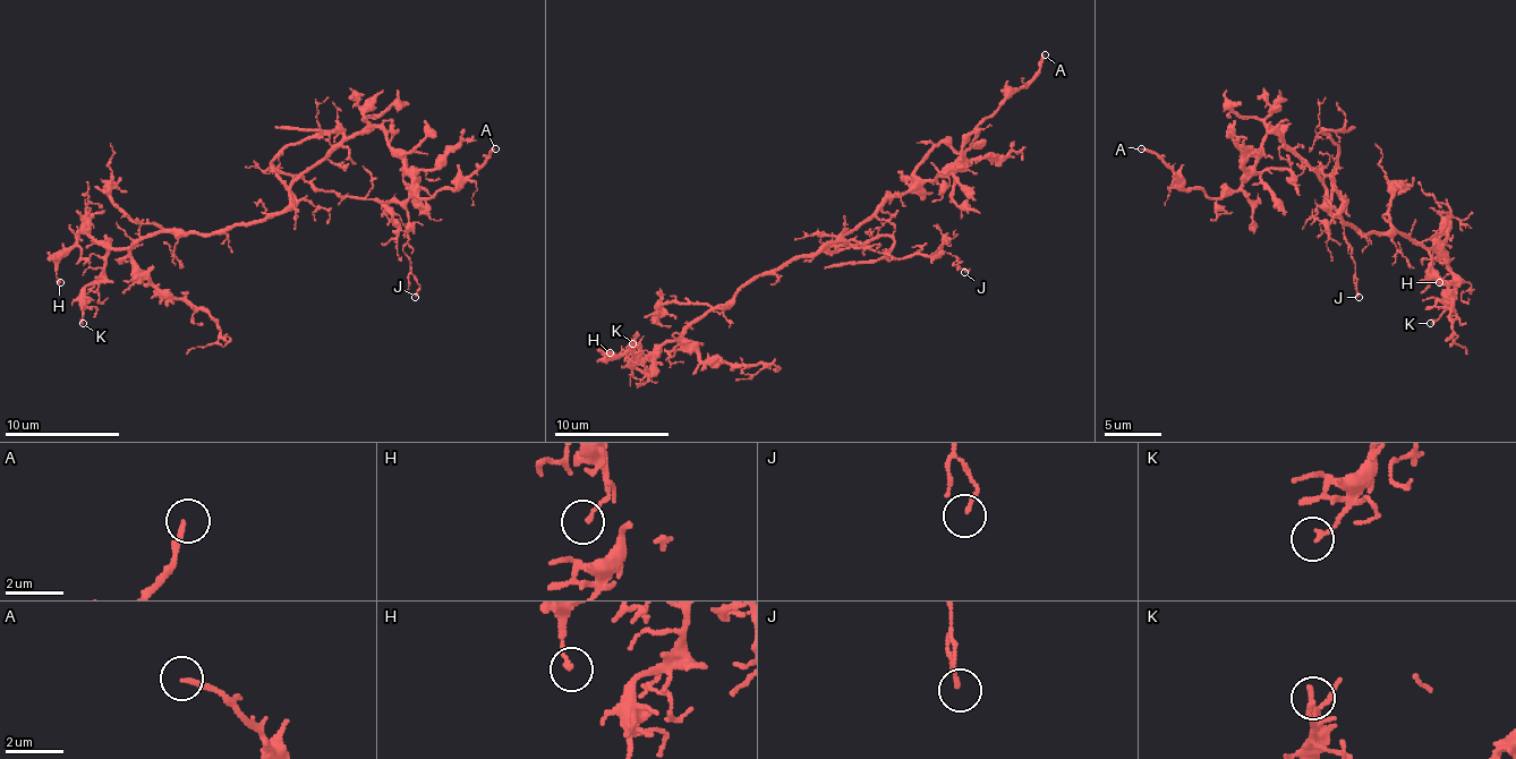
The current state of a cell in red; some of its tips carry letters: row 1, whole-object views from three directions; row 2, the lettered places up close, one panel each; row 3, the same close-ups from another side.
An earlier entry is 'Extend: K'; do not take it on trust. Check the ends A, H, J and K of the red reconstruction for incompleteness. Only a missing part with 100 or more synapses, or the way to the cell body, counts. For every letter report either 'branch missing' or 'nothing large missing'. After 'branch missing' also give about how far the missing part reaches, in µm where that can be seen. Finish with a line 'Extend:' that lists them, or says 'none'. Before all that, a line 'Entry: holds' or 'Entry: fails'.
Entry: fails
A: nothing large missing
H: nothing large missing
J: nothing large missing
K: nothing large missing
Extend: none

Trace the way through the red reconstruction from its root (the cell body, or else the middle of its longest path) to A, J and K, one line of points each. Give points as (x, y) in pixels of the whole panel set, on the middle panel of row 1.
A: (829, 244), (867, 221), (889, 197), (944, 178), (961, 160), (961, 143), (1033, 77), (1045, 54)
J: (829, 244), (844, 238), (893, 257), (950, 252), (955, 257), (953, 263), (968, 269), (964, 272)
K: (829, 244), (755, 275), (730, 300), (707, 309), (678, 338), (666, 341), (646, 369), (632, 364), (632, 343)

